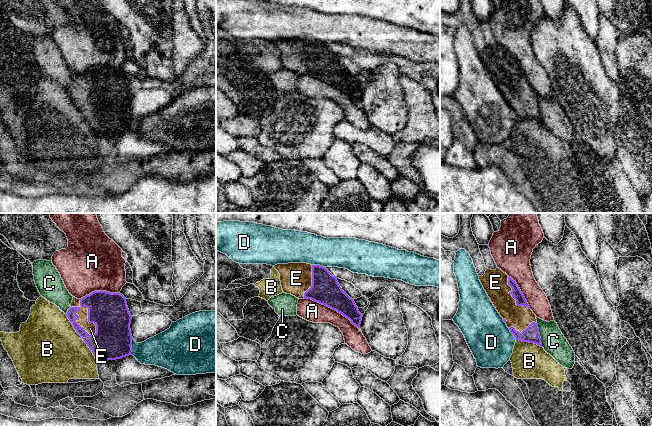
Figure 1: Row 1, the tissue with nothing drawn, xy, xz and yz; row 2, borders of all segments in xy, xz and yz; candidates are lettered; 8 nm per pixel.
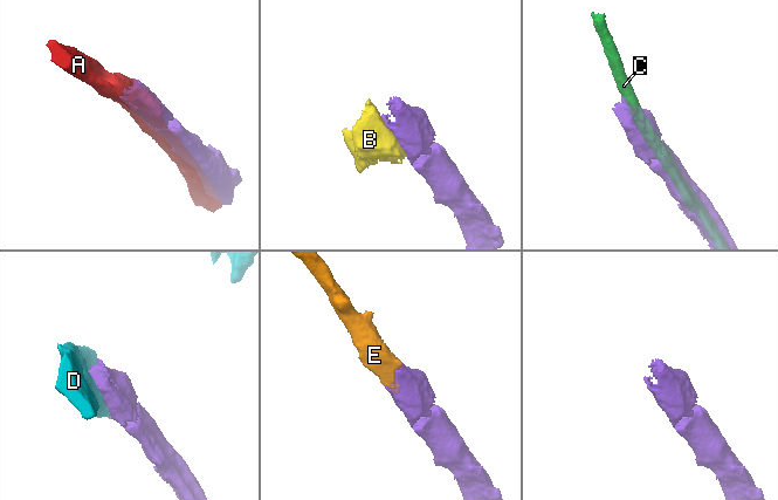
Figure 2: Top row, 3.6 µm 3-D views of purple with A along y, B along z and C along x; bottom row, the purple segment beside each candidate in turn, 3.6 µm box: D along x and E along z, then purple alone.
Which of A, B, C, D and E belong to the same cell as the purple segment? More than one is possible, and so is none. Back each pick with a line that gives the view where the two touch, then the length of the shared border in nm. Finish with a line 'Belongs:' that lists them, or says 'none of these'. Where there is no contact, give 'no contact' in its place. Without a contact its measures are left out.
E: meets purple in xy; contact 320 nm long
Belongs: E

